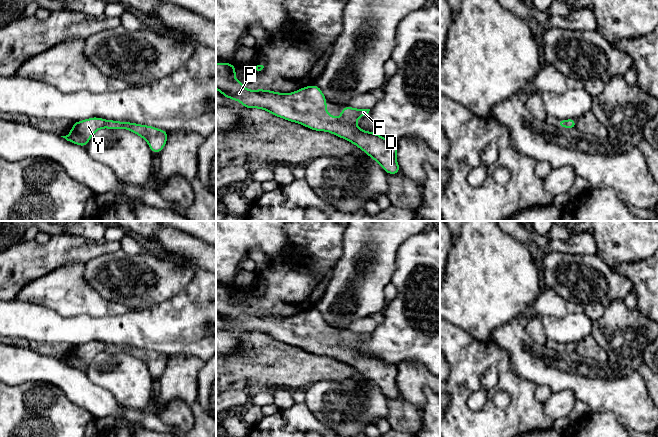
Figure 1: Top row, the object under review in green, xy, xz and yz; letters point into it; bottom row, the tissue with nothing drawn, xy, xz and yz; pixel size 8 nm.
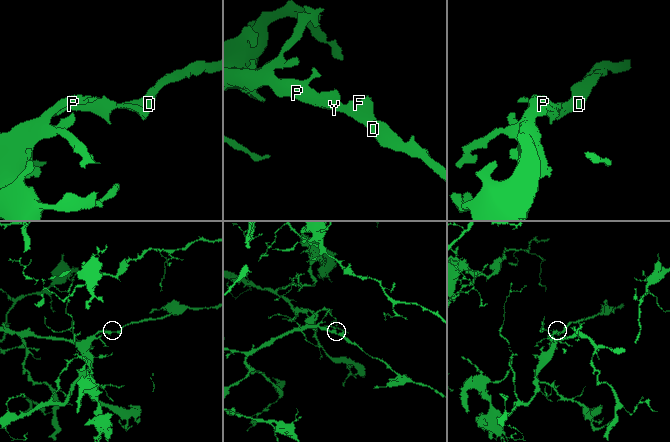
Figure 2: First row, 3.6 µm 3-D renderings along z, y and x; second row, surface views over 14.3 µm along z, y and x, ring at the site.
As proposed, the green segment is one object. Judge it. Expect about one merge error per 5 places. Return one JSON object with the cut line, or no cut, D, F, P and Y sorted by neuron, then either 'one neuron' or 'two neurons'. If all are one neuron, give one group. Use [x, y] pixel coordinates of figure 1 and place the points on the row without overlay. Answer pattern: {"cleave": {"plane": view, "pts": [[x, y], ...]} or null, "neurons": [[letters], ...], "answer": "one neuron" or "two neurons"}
{"cleave": null, "neurons": [["D", "F", "P", "Y"]], "answer": "one neuron"}

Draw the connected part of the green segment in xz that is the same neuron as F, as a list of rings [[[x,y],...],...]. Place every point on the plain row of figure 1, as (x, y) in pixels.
[[[216,287],[216,313],[223,320],[240,325],[245,332],[264,333],[309,353],[332,357],[355,368],[377,385],[386,397],[395,399],[400,396],[396,384],[398,367],[355,349],[357,343],[367,339],[370,333],[343,331],[339,344],[326,335],[327,323],[315,308],[289,318],[263,313],[252,315],[235,304],[235,297],[236,291],[232,287]]]

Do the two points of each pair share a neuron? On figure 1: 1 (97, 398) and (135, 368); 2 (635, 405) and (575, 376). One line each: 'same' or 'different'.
1: different
2: same

